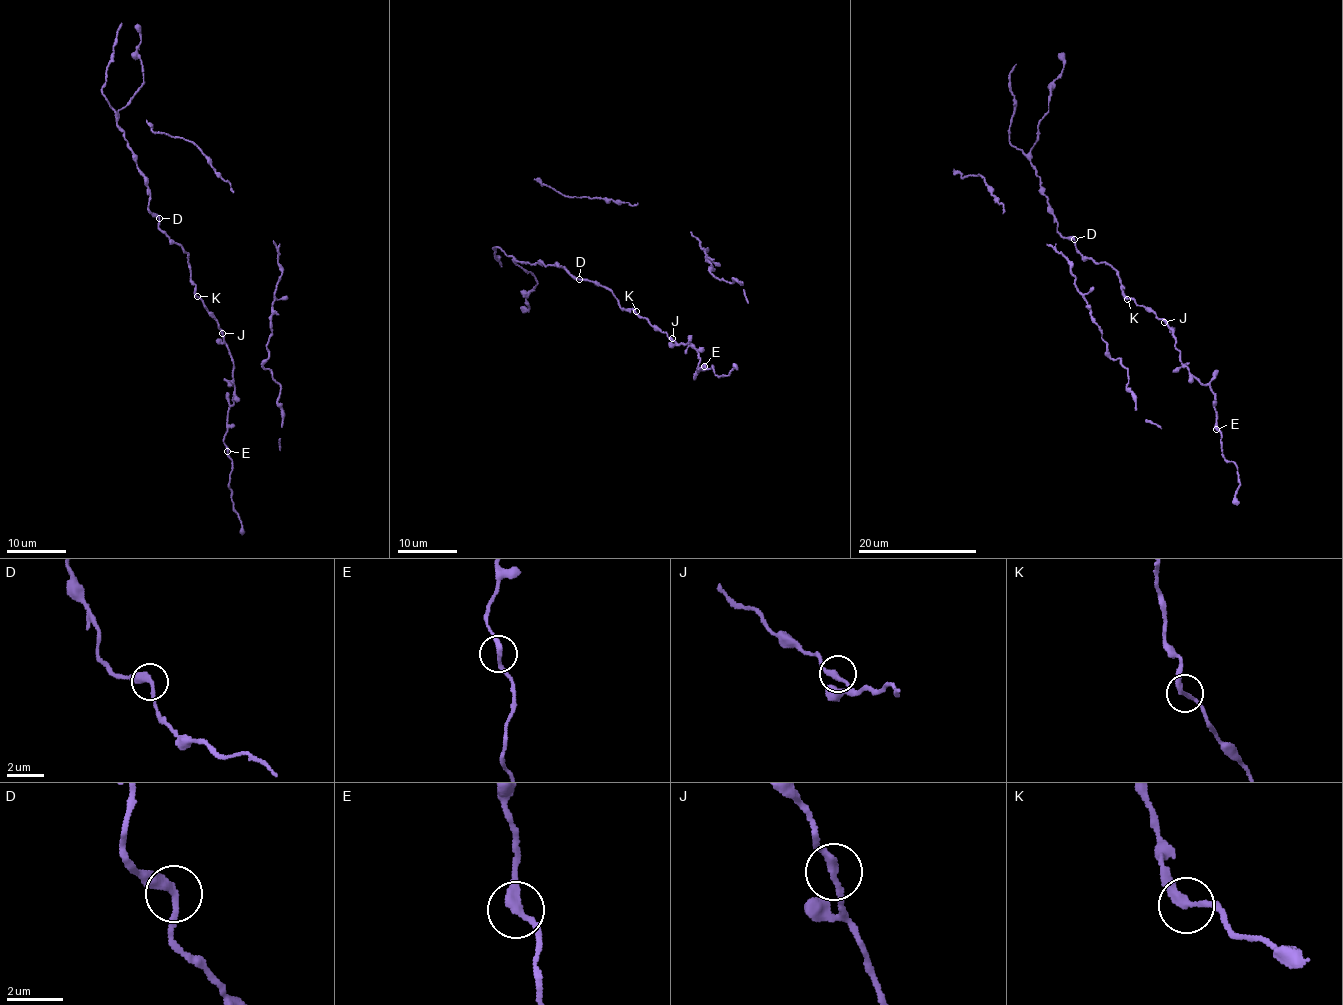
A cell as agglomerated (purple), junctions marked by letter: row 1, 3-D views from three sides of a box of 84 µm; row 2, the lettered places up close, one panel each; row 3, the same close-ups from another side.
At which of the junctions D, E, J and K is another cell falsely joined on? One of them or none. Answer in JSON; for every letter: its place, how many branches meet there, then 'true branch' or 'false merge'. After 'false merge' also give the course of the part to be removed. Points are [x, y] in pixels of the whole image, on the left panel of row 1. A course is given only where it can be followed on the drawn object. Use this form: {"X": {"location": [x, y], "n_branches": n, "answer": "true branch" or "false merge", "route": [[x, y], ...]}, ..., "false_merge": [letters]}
{"D": {"location": [159, 218], "n_branches": 2, "answer": "true branch"}, "E": {"location": [227, 451], "n_branches": 2, "answer": "true branch"}, "J": {"location": [222, 333], "n_branches": 2, "answer": "true branch"}, "K": {"location": [197, 296], "n_branches": 2, "answer": "true branch"}, "false_merge": []}

